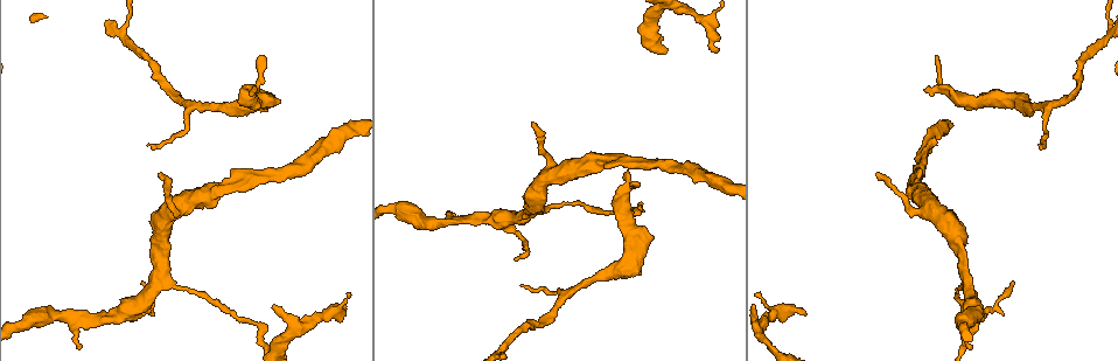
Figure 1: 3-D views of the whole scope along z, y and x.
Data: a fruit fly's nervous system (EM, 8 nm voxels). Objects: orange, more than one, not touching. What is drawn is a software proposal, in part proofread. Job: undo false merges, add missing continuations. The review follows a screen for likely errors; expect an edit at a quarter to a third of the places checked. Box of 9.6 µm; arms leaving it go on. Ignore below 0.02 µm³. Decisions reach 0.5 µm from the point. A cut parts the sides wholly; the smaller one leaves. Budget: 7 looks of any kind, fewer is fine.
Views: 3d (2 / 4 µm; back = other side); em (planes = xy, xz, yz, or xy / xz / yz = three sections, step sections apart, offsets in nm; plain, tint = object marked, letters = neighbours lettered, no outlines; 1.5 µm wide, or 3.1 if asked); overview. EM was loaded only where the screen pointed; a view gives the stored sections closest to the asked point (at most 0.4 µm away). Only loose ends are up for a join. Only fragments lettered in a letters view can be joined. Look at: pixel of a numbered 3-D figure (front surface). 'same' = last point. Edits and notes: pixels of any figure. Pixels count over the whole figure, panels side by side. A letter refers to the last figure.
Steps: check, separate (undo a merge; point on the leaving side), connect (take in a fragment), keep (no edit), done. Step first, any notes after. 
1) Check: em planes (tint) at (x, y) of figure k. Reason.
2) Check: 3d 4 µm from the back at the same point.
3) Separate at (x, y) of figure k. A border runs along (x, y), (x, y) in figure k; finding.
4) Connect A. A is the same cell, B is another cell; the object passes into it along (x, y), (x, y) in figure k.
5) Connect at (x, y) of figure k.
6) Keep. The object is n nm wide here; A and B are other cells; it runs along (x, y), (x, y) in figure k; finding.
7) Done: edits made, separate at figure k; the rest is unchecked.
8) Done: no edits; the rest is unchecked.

Check: em planes (tint) at (800, 312) of figure 1. Branch stops here.

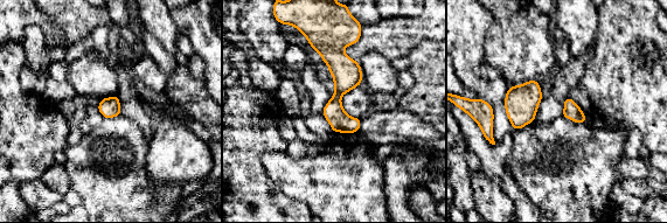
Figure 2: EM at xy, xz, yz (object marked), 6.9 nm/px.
Check: em planes (letters) at the same point.

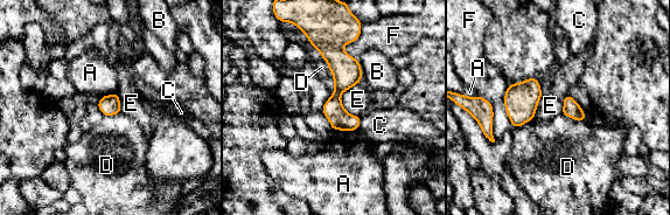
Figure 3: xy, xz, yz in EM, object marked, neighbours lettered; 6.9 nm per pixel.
Keep. A, B, C, D, E and F are other cells; a border runs along (304, 34), (327, 63), (333, 95) in figure 3; none of them fits.

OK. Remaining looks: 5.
Check: em planes (tint) at (767, 342) of figure 1. A narrow waist.

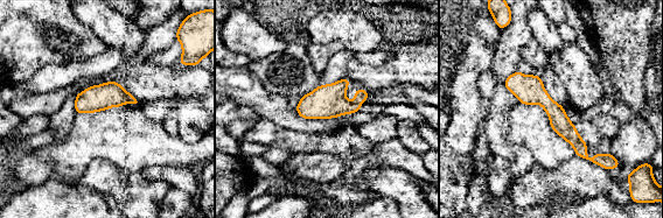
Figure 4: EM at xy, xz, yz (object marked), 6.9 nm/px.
Check: em planes (letters) at the same point.

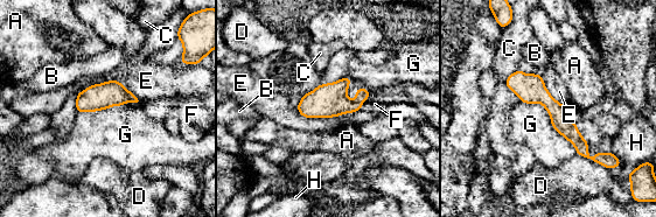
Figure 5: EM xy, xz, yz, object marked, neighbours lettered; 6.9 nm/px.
Keep. The object is 140 nm wide here; A, B, C, D, E, F, G and H are other cells; a border runs along (521, 102), (539, 103), (577, 153) in figure 5; one neuron here.

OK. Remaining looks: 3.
Check: 3d 2 µm from the back at (253, 91) of figure 1. Free end.

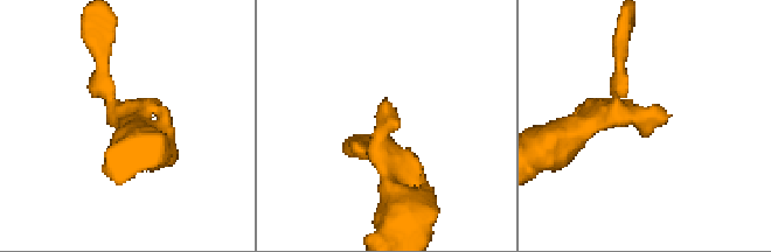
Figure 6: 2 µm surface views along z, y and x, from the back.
Check: em planes (letters) at (388, 101) of figure 6.

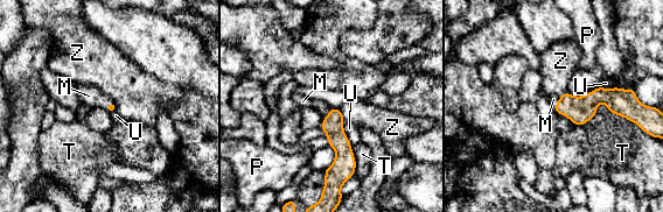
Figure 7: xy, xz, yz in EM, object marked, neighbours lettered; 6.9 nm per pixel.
Connect M. M is the same cell, P, T, U and Z are other cells; the object passes into it along (579, 110), (558, 103), (553, 99) in figure 7; it goes on there.

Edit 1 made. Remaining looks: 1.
Done: edits made, connect at figure 7; the rest is unchecked.

